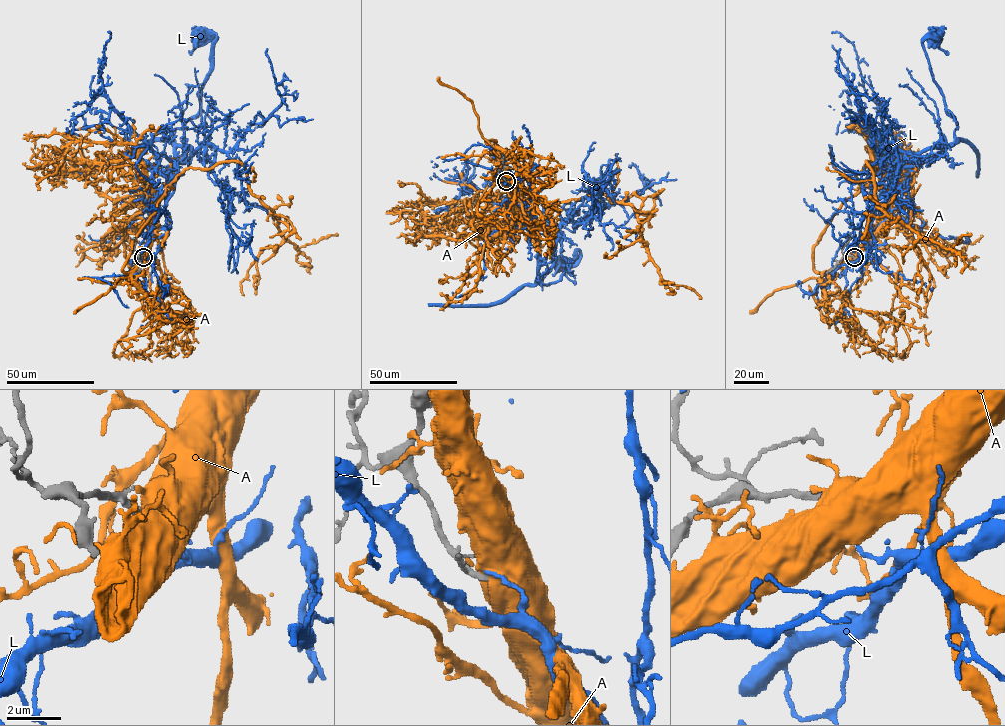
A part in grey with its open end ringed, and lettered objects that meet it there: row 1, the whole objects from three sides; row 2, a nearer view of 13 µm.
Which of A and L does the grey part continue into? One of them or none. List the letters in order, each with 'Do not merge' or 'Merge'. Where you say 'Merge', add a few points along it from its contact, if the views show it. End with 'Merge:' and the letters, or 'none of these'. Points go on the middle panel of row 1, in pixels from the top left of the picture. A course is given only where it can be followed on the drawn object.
A: Do not merge
L: Do not merge
Merge: none of these

